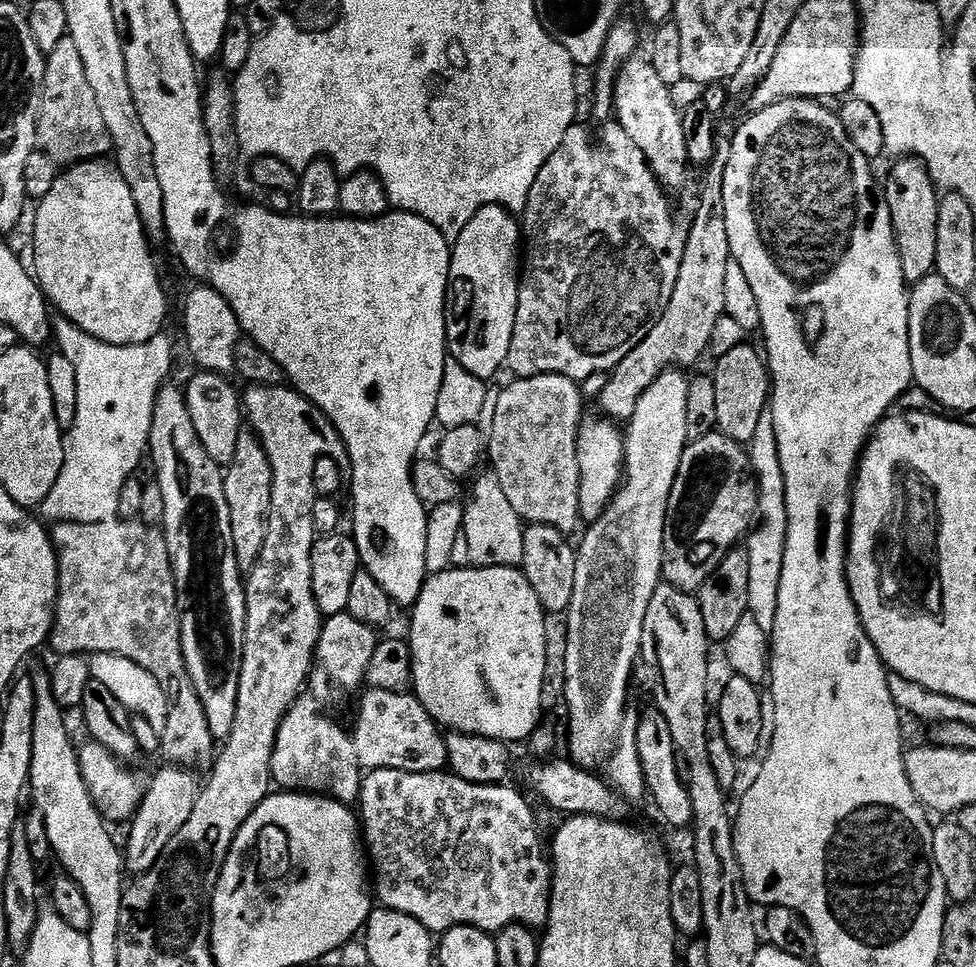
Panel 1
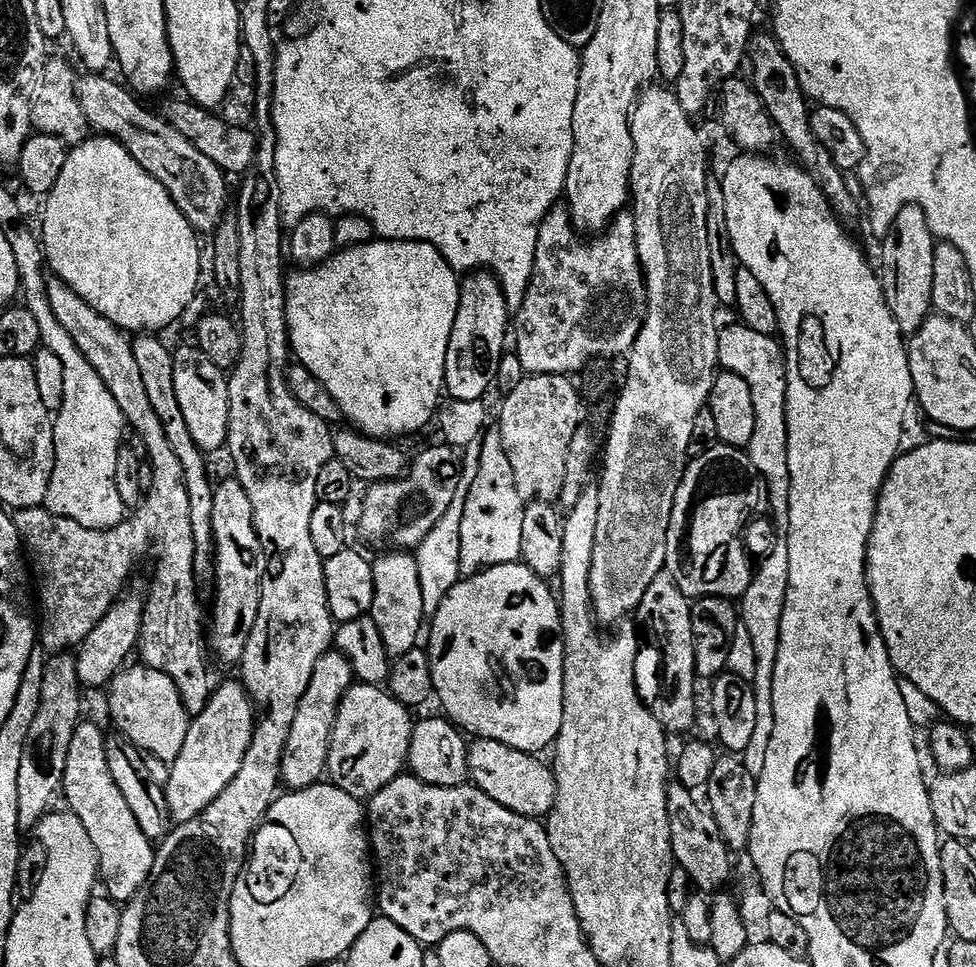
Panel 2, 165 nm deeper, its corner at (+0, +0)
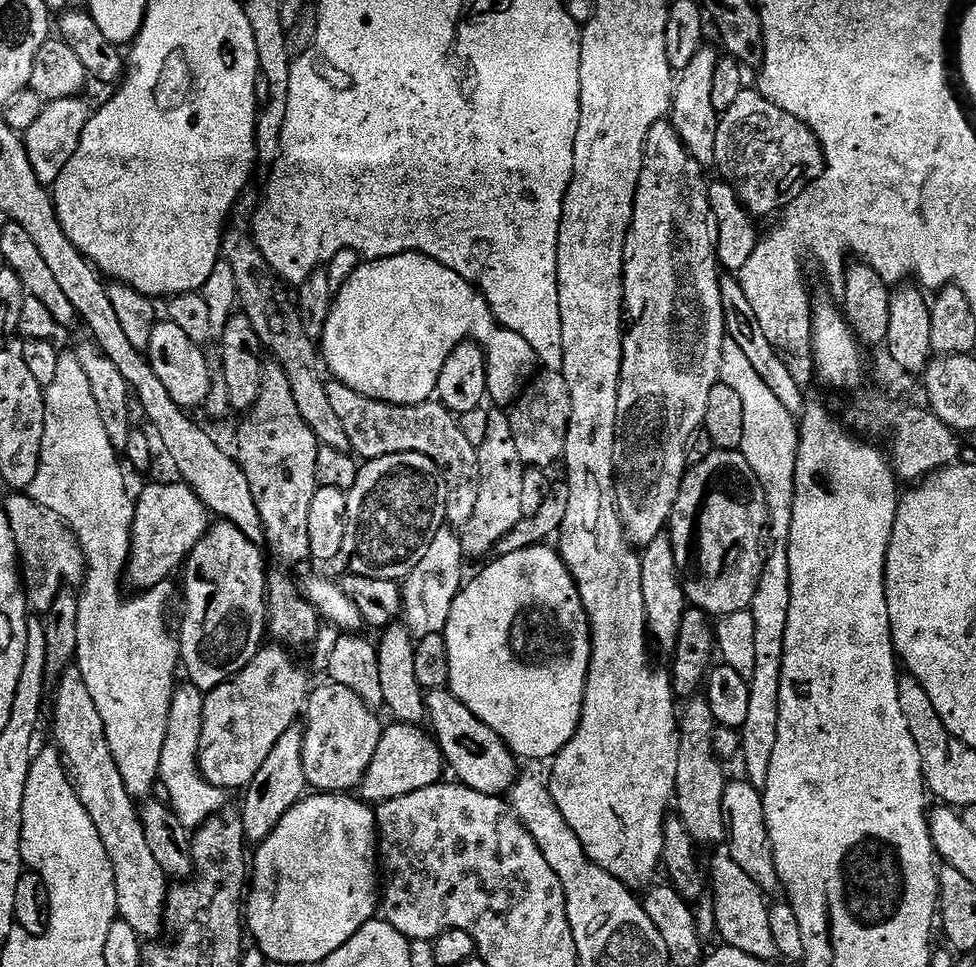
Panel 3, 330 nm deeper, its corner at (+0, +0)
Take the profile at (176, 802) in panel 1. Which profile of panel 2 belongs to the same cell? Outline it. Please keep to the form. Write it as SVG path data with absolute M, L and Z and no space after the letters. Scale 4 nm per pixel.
M239 679L221 683L212 693L210 702L202 714L198 714L188 725L186 742L182 742L182 754L170 766L172 772L166 779L168 809L176 824L193 820L238 774L252 740L256 723L256 709L252 698Z

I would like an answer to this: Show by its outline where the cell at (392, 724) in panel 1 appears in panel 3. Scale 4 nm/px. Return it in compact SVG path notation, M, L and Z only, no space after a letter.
M324 682L321 688L311 689L306 705L306 720L308 724L304 729L304 758L303 766L306 770L308 788L320 794L348 794L359 789L364 781L368 767L374 758L374 752L378 750L382 723L375 711L354 694L354 690L346 690L346 686L338 686L331 682Z

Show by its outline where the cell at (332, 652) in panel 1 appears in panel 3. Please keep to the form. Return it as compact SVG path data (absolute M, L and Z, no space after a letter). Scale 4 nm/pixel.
M294 726L274 742L274 750L270 750L266 762L262 762L262 770L254 774L248 785L242 807L244 822L244 839L249 845L259 846L276 829L278 822L306 795L308 779L303 766L304 758L304 729Z

